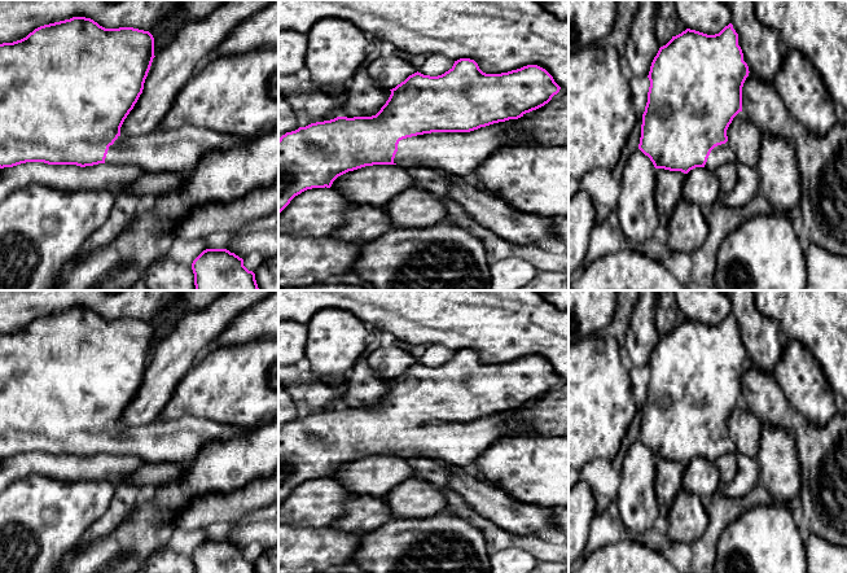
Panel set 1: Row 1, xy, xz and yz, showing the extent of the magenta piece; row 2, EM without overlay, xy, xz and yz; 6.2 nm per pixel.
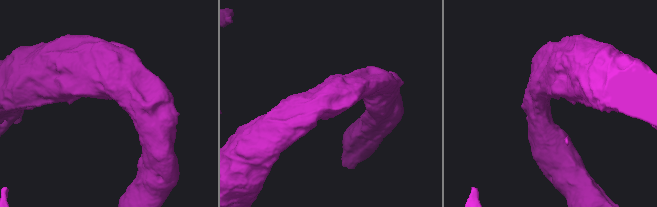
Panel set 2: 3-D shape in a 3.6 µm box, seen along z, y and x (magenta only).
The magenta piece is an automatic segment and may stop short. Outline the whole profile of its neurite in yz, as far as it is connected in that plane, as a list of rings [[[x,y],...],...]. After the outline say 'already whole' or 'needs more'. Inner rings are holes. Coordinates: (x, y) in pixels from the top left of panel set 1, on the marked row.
[[[729,23],[719,34],[707,35],[686,29],[659,48],[654,57],[649,80],[648,102],[642,114],[638,149],[650,158],[655,169],[688,174],[695,167],[715,171],[724,163],[734,163],[736,156],[728,145],[727,130],[742,111],[742,87],[749,76],[749,66],[738,45],[738,34]]]; needs more

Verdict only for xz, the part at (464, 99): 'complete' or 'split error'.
split error

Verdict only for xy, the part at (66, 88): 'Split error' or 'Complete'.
Split error

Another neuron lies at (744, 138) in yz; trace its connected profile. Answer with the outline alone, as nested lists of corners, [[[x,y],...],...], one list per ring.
[[[742,111],[733,118],[727,130],[727,136],[736,162],[758,167],[762,132]]]

